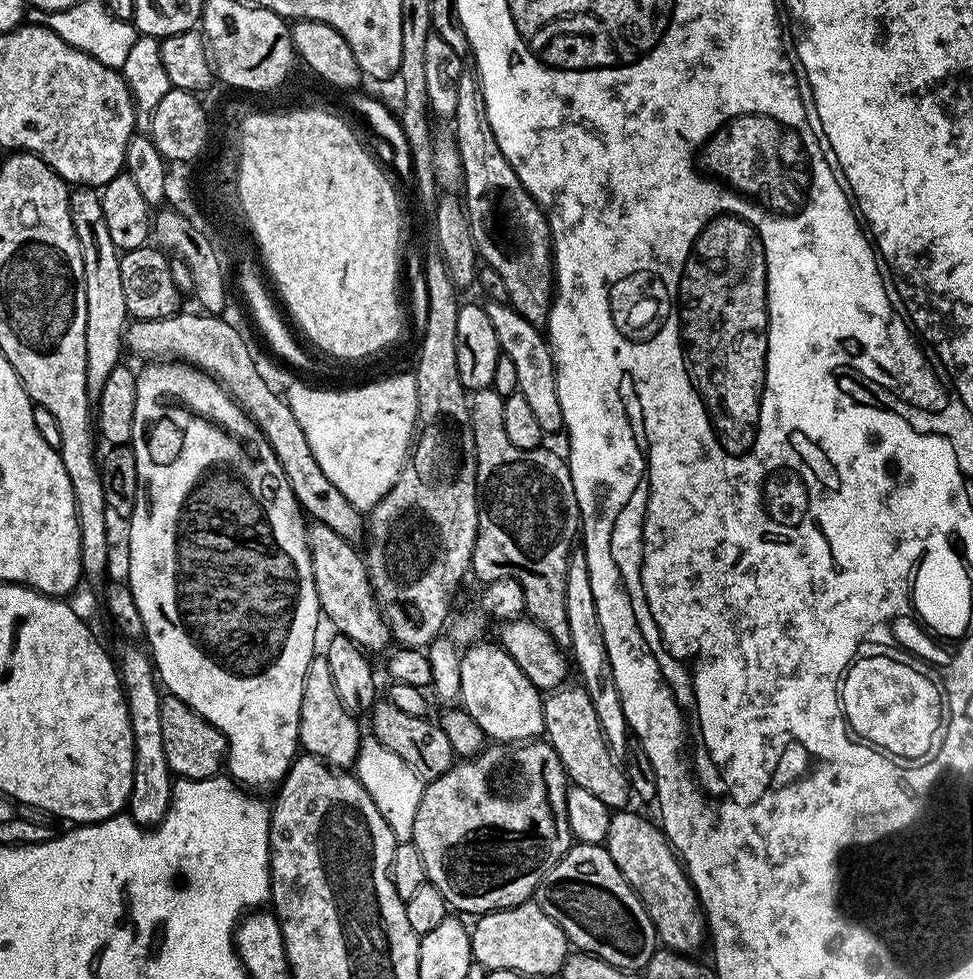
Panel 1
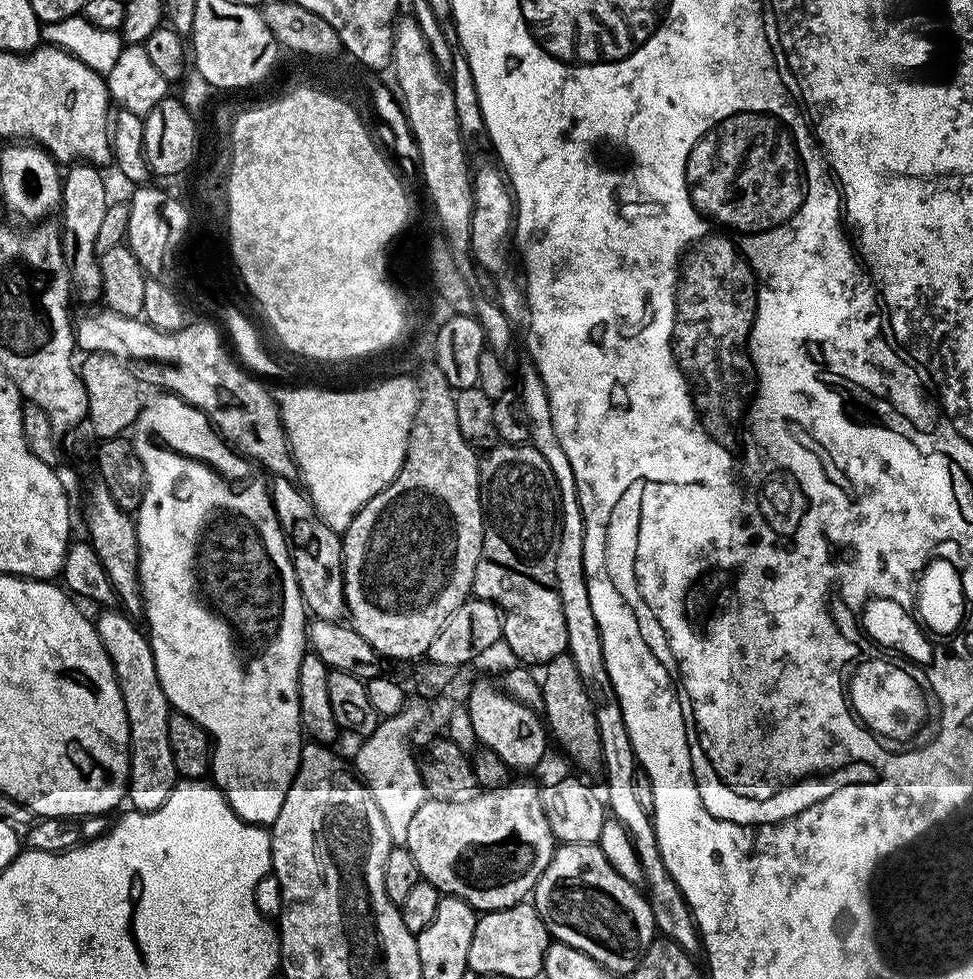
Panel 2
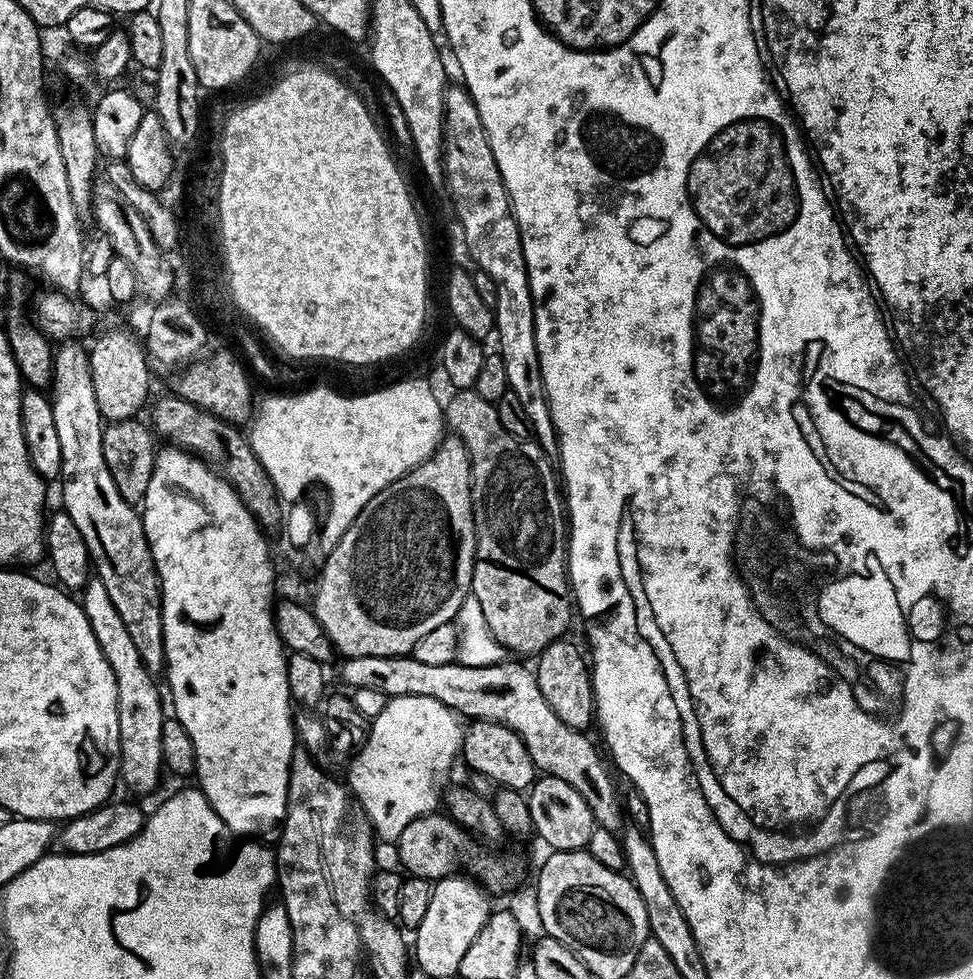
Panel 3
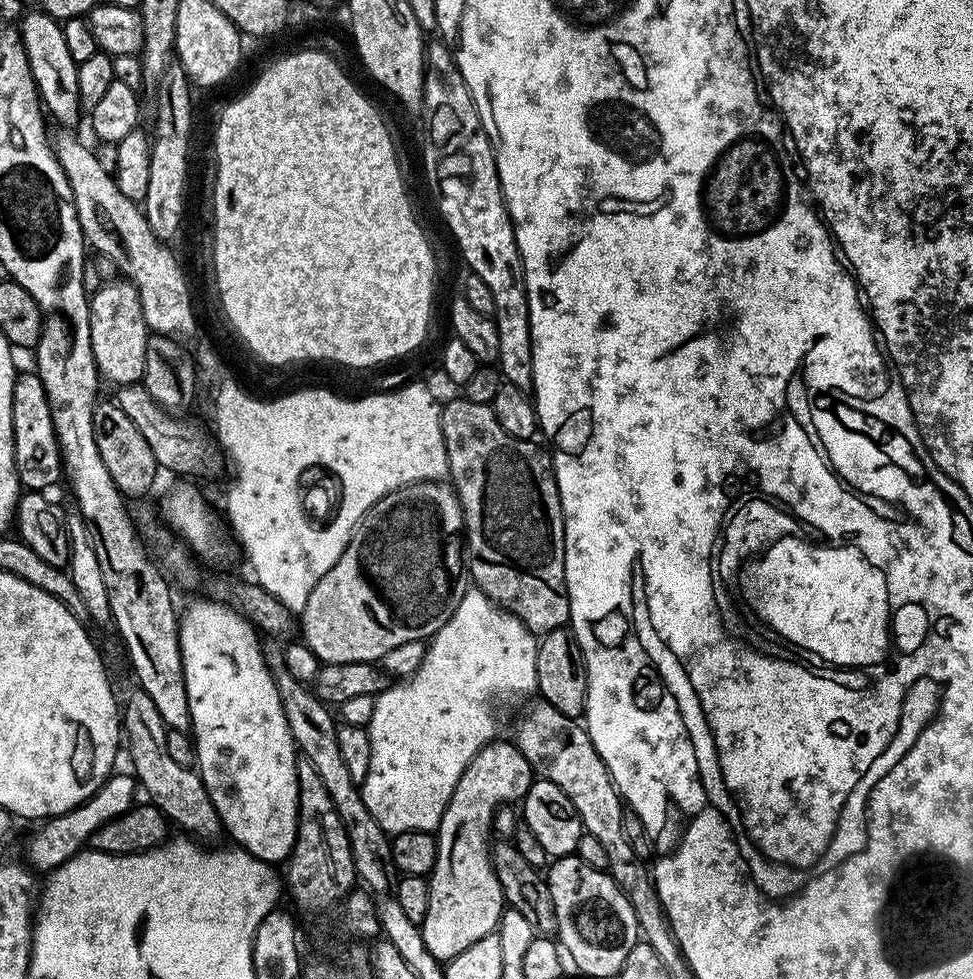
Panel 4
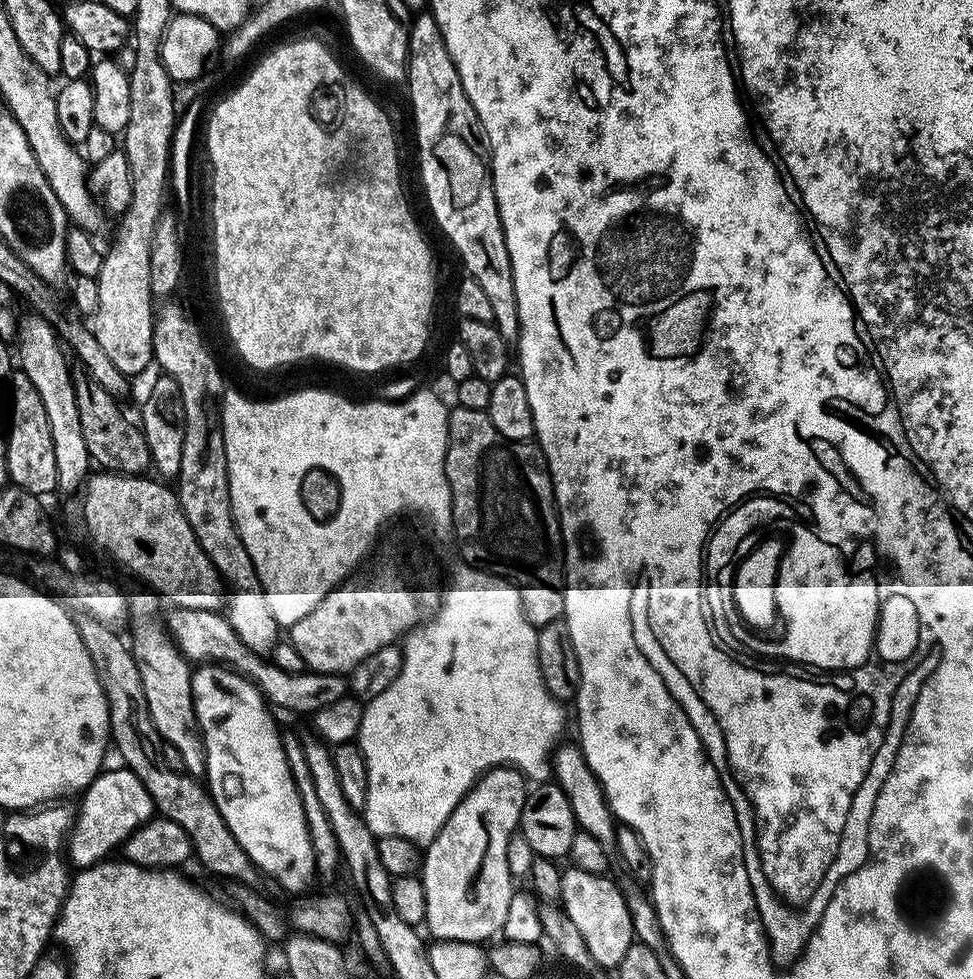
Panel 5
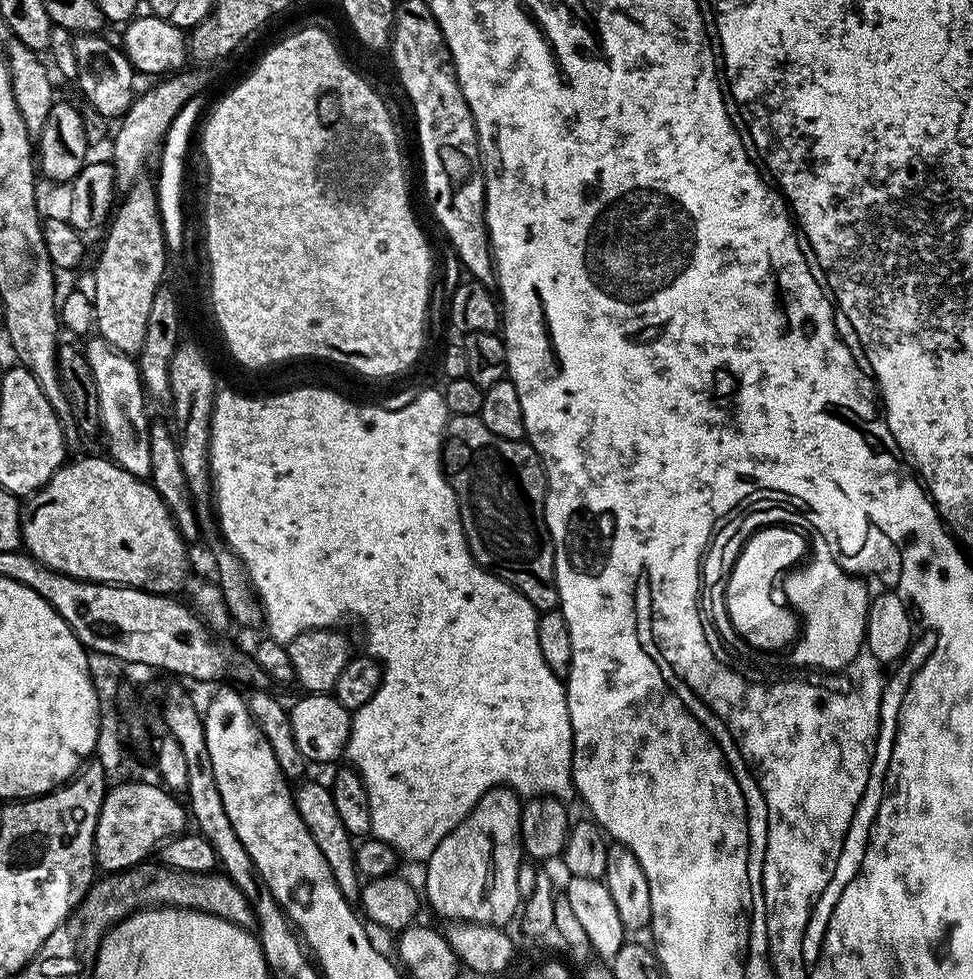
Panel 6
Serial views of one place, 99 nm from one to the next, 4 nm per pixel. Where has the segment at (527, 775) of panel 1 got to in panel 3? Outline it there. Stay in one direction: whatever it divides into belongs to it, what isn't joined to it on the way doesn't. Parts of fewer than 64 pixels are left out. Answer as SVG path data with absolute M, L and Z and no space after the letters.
M429 814L419 816L402 830L394 851L400 855L399 867L408 876L421 876L435 882L463 869L469 877L478 878L479 883L492 894L508 892L511 888L518 887L524 876L523 858L512 852L483 852L479 846L481 847L455 820L444 814Z

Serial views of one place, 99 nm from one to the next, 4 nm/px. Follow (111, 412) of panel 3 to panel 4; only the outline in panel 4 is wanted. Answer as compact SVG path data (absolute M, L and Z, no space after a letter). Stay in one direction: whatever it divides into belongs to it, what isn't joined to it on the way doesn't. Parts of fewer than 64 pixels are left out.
M119 278L113 284L101 283L98 291L91 293L88 301L90 314L90 342L94 362L101 377L113 386L138 384L143 381L146 366L146 346L150 335L138 290L127 279Z

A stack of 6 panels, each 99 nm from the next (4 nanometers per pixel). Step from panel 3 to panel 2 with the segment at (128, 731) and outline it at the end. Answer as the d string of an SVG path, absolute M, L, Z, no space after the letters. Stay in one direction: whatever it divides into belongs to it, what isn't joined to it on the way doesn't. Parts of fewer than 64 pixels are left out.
M104 610L99 613L100 617L95 617L94 623L96 626L96 633L98 638L102 642L102 646L106 650L106 654L110 658L112 663L112 669L116 675L116 681L118 682L118 690L122 694L122 702L126 706L126 722L128 723L128 790L126 793L126 800L135 811L137 812L153 812L158 810L158 806L162 806L162 802L166 802L170 798L170 794L175 790L178 783L178 773L174 766L174 754L170 750L170 718L172 712L170 711L170 705L166 694L162 690L162 682L158 682L158 666L154 662L154 650L152 649L152 643L148 641L147 635L136 625L137 621L133 617L125 614L120 610Z

